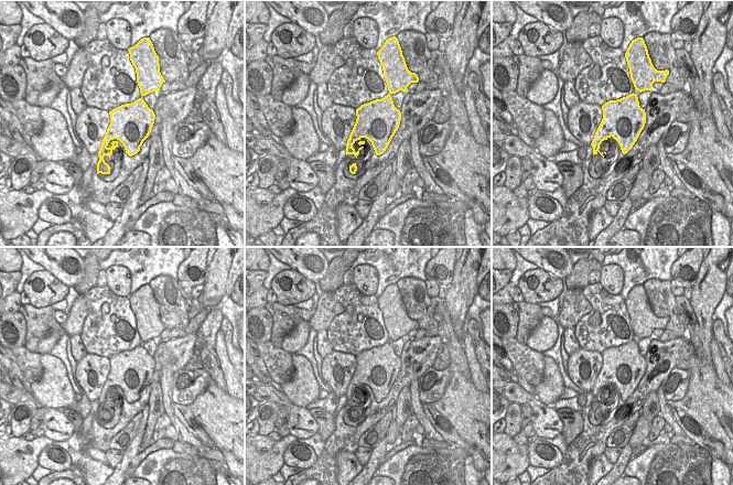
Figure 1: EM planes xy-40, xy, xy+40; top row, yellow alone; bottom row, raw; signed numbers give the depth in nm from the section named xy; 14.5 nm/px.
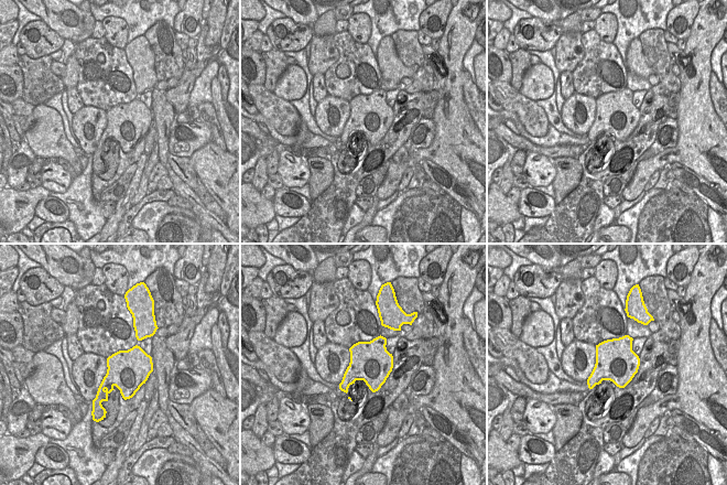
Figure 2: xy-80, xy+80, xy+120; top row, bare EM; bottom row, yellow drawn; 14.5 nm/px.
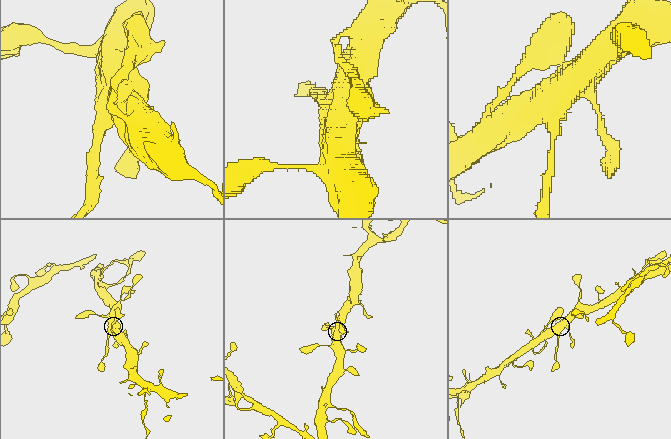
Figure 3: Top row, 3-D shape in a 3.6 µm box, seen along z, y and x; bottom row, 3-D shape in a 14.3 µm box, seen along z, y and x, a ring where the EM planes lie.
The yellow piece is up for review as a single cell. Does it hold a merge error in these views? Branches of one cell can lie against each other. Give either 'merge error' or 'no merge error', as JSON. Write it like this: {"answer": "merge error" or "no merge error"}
{"answer": "no merge error"}

